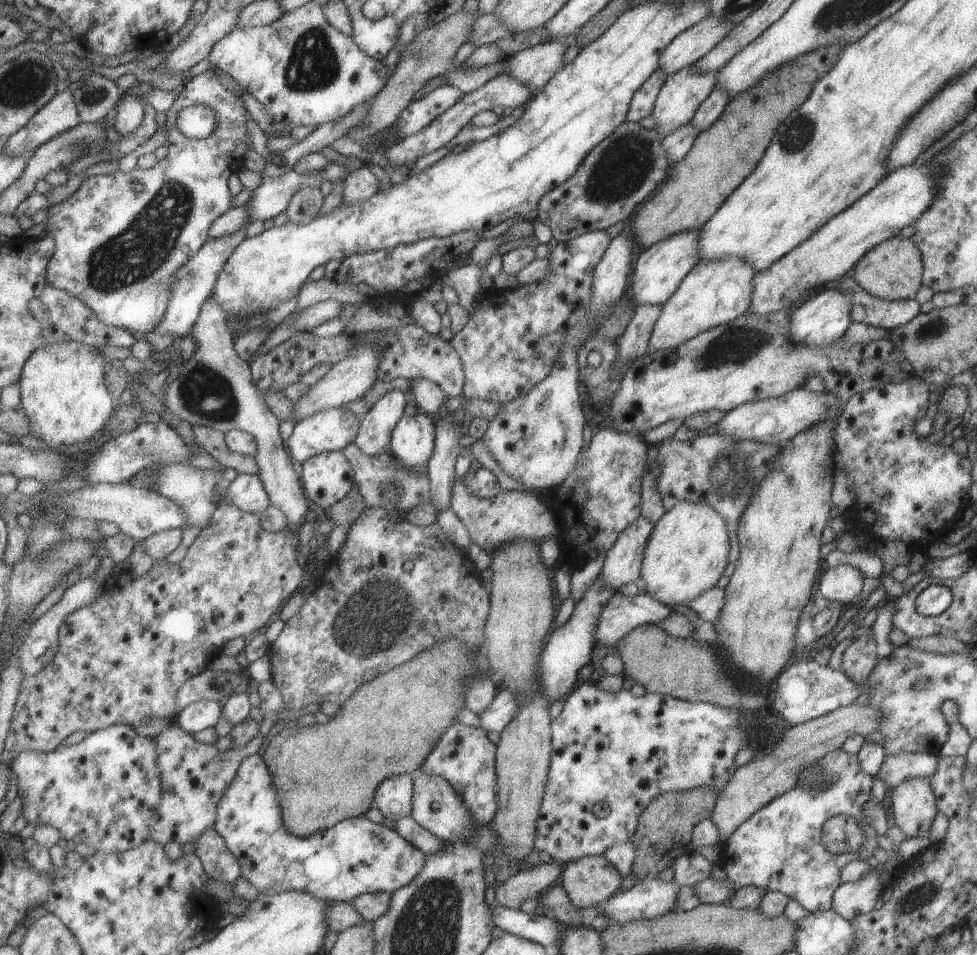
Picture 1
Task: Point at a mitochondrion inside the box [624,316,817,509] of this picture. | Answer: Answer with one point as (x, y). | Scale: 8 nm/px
(733, 347)

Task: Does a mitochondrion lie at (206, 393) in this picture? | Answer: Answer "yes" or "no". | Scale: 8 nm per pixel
yes

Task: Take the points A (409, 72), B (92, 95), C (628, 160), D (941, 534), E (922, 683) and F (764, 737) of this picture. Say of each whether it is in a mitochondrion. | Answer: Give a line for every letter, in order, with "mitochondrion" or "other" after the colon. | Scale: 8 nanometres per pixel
A: other
B: mitochondrion
C: mitochondrion
D: other
E: mitochondrion
F: mitochondrion

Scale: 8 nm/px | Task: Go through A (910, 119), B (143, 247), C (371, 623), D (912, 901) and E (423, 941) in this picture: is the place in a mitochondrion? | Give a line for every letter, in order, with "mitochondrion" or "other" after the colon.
A: other
B: mitochondrion
C: mitochondrion
D: mitochondrion
E: mitochondrion

